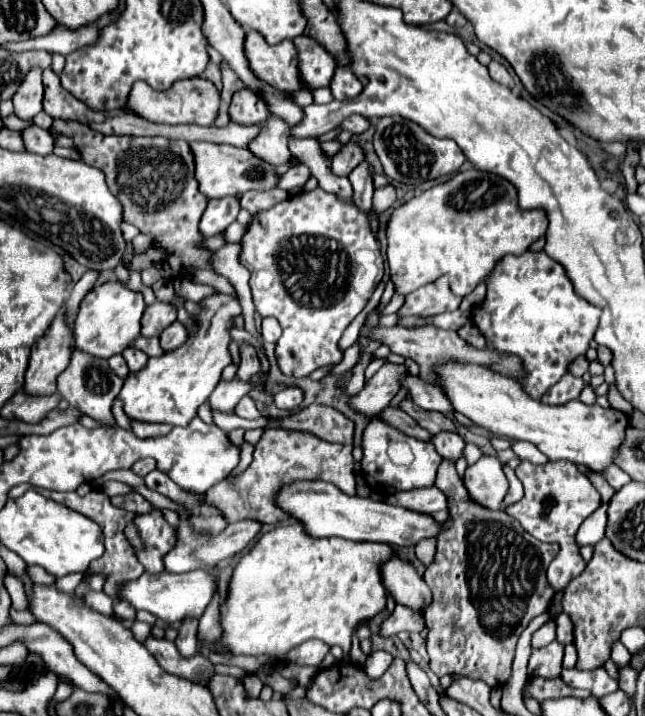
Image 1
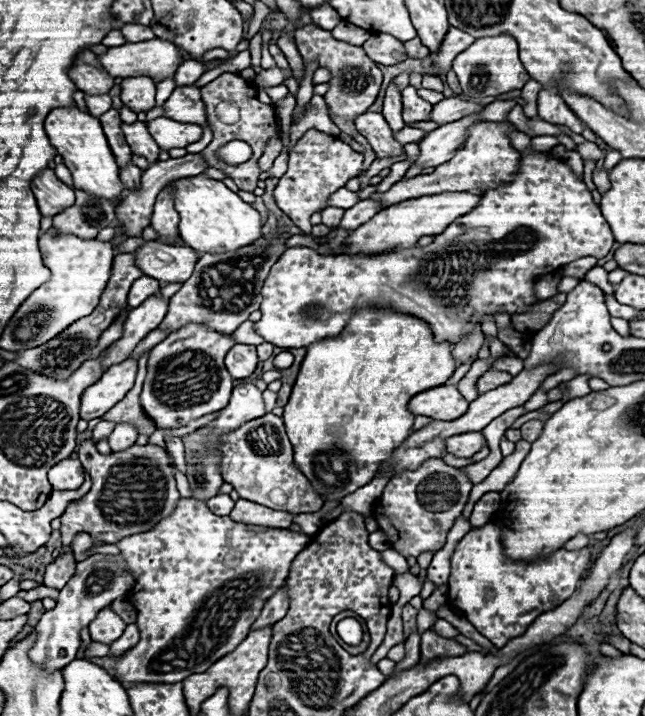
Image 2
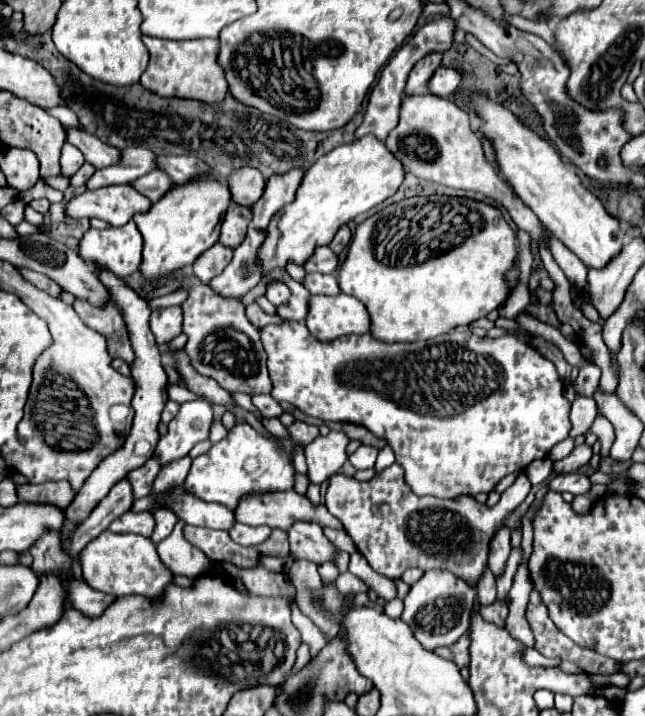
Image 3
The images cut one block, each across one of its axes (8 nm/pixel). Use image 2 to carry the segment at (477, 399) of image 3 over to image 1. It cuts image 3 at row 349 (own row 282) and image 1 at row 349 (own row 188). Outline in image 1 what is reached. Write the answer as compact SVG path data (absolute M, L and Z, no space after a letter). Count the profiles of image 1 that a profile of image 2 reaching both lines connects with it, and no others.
M530 250L522 256L502 258L502 262L496 264L488 276L488 294L472 314L472 320L484 334L488 348L498 350L500 354L514 354L522 360L526 378L518 378L518 382L524 390L530 390L530 398L542 398L568 372L570 362L588 350L598 328L598 318L600 308L592 306L574 292L572 282L568 280L562 266L546 252Z

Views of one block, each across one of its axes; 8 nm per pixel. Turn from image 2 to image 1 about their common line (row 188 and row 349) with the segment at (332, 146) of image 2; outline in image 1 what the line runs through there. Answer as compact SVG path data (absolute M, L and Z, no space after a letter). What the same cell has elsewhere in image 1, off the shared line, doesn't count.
M316 188L294 194L270 210L254 214L240 246L240 262L250 270L256 312L260 316L274 316L284 330L276 344L280 372L292 378L306 378L324 364L338 364L342 360L342 352L338 350L342 332L366 308L372 292L382 280L384 258L374 234L370 234L368 216L352 202L342 202L336 194Z

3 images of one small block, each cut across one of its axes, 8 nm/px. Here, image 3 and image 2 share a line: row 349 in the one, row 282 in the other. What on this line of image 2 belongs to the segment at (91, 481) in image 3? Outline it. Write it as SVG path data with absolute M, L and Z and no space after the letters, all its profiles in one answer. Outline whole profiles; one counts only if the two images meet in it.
M140 276L138 280L134 280L130 294L128 294L128 306L138 308L146 298L150 298L150 294L158 292L158 286L160 286L160 282L150 276Z

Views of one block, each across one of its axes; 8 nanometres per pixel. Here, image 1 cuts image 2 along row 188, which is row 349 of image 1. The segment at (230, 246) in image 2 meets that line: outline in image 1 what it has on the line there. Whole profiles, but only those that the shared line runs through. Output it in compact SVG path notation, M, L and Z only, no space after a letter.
M212 294L204 298L200 304L200 312L194 314L196 330L188 332L188 340L164 356L150 357L144 370L128 374L124 380L124 388L120 398L124 400L124 412L132 420L140 422L164 422L172 426L188 426L196 416L198 406L208 400L216 384L220 382L222 370L232 362L232 354L228 350L232 336L230 328L234 328L234 318L242 314L238 296L228 294Z

